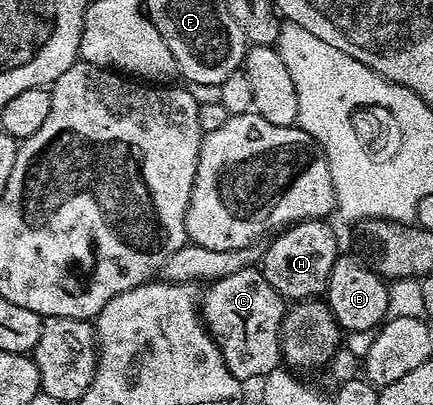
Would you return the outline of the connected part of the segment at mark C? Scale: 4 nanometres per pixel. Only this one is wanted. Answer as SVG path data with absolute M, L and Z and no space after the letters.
M259 267L243 268L238 274L213 280L202 292L202 323L224 356L224 365L242 382L263 378L281 367L280 327L286 301L266 282Z

